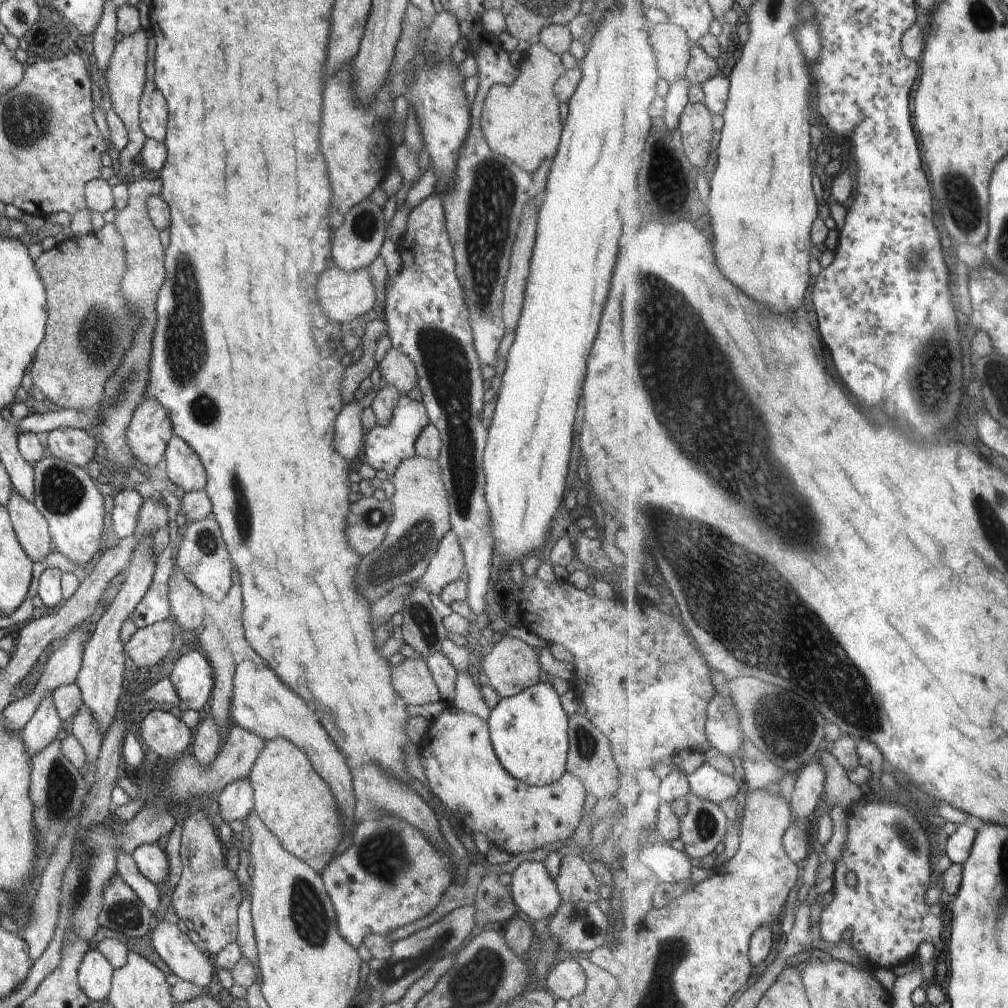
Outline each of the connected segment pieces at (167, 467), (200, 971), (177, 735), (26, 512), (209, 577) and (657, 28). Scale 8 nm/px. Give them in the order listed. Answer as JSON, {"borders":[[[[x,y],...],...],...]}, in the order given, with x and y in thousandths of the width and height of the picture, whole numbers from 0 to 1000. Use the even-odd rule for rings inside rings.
{"borders":[[[[173,432],[167,438],[163,457],[157,470],[164,474],[166,478],[168,477],[168,479],[170,479],[169,482],[172,481],[173,484],[179,483],[184,489],[203,486],[204,480],[206,479],[206,472],[204,471],[204,466],[202,466],[200,458],[198,458],[198,454],[196,454],[187,440],[176,432]]],[[[163,912],[154,915],[149,929],[151,940],[172,966],[192,978],[206,981],[208,974],[214,969],[213,958],[208,956],[201,941],[192,938],[186,927],[175,917]]],[[[151,704],[143,710],[141,718],[139,718],[139,730],[143,735],[142,740],[157,748],[158,752],[164,754],[177,754],[179,749],[187,746],[187,740],[190,736],[191,726],[179,713],[172,710],[170,706],[162,706],[161,704]]],[[[14,484],[6,502],[18,538],[32,558],[42,558],[53,548],[53,539],[48,518],[38,508],[38,504],[24,496]]],[[[206,513],[189,519],[183,531],[175,535],[175,541],[176,564],[181,565],[204,593],[210,593],[213,597],[223,595],[231,581],[231,561],[213,516]]],[[[652,17],[647,27],[647,42],[653,52],[657,78],[666,84],[681,78],[688,48],[683,32],[671,23]]]]}

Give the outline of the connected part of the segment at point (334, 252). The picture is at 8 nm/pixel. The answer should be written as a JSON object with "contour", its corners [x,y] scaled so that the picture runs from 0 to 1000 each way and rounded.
{"contour":[[[366,197],[353,202],[343,212],[343,217],[339,220],[339,223],[328,228],[327,252],[333,266],[337,266],[341,270],[353,270],[357,266],[368,263],[381,242],[383,228],[384,219],[379,205]]]}

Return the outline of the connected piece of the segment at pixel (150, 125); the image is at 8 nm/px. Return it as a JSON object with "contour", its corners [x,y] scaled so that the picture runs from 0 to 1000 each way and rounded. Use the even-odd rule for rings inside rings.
{"contour":[[[145,81],[138,105],[138,121],[146,137],[163,141],[165,137],[165,99],[153,81]]]}

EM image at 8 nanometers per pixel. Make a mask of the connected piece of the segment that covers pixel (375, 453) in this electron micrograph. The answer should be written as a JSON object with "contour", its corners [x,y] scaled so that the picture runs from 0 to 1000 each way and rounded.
{"contour":[[[399,391],[393,399],[393,404],[389,409],[387,421],[385,423],[376,423],[373,421],[371,425],[363,432],[361,438],[361,452],[363,458],[373,466],[383,470],[385,476],[391,476],[391,470],[403,455],[413,452],[413,437],[419,431],[419,427],[426,421],[426,416],[422,404],[413,397],[408,397],[404,392]]]}

